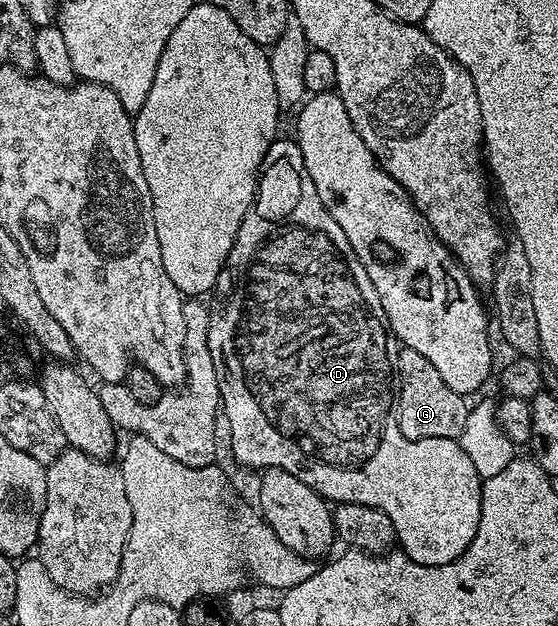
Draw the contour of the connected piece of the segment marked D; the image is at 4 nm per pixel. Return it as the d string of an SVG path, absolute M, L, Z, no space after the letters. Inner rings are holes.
M275 139L268 154L264 154L254 201L248 214L244 214L240 222L236 242L232 242L232 250L212 289L214 304L212 303L210 308L208 322L208 350L212 350L212 362L216 366L220 412L224 417L224 424L230 427L230 448L244 467L258 468L257 470L268 468L288 470L288 474L292 474L297 480L319 492L327 502L359 504L384 510L384 514L392 518L392 526L396 526L401 551L417 564L444 566L460 558L460 554L468 550L472 538L476 538L476 526L480 526L483 479L476 474L476 466L472 466L468 454L464 454L462 445L457 440L404 438L398 425L398 417L394 413L396 368L392 363L392 348L390 352L392 333L388 318L384 314L384 306L380 306L380 294L376 294L376 286L372 286L372 278L368 278L368 270L364 270L360 258L356 258L356 250L352 250L352 242L344 238L344 230L340 230L336 218L332 218L324 202L320 202L320 194L316 194L316 186L312 186L312 177L308 174L308 166L304 166L304 154L300 154L297 139L282 139Z

